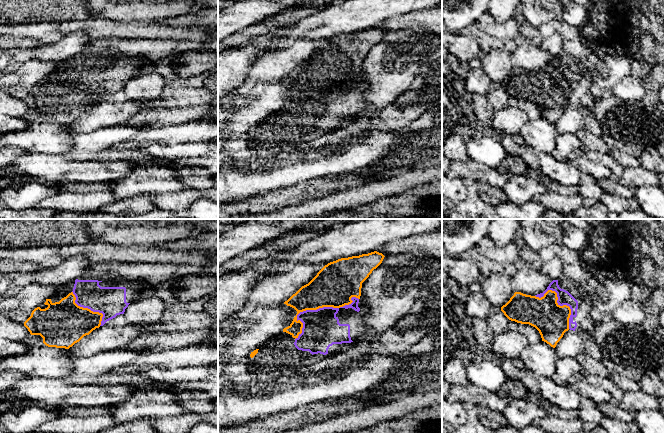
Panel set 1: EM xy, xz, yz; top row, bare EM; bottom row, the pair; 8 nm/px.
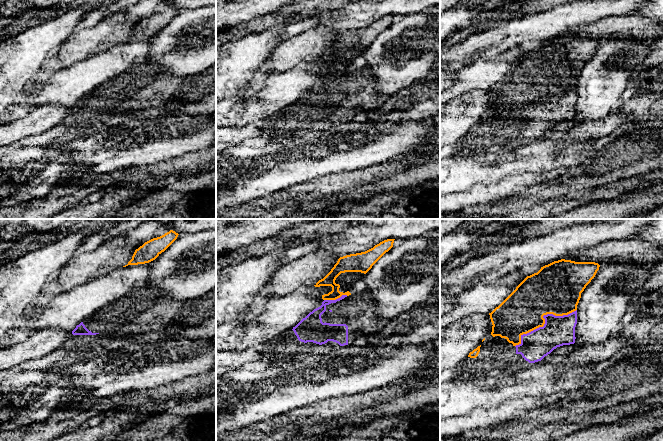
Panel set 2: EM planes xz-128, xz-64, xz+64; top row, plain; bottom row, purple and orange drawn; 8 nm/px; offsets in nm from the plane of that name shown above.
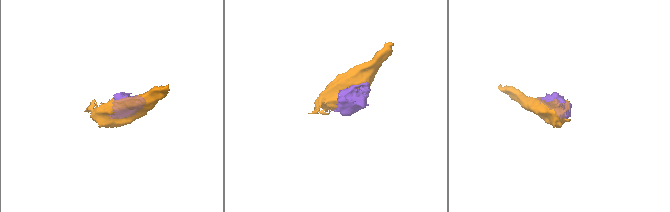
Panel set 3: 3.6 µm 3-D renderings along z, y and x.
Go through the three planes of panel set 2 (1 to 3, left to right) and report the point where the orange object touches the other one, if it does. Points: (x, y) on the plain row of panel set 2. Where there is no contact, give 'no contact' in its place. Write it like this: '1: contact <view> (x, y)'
1: no contact
2: contact xz-64 (336, 75)
3: contact xz+64 (545, 97)

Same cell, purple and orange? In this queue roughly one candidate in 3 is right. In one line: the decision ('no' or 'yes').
no

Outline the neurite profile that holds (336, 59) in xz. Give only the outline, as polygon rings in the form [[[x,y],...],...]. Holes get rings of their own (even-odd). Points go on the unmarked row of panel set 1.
[[[374,27],[359,32],[341,34],[325,41],[308,60],[302,62],[284,78],[287,82],[294,84],[297,90],[292,99],[283,105],[283,108],[290,110],[295,115],[298,114],[303,104],[303,99],[297,95],[300,88],[323,83],[340,84],[351,80],[353,78],[352,73],[360,75],[362,59],[382,39],[384,33],[382,29]]]

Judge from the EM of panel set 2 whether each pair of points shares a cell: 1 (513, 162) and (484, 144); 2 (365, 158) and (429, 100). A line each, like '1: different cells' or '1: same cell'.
1: different cells
2: different cells

